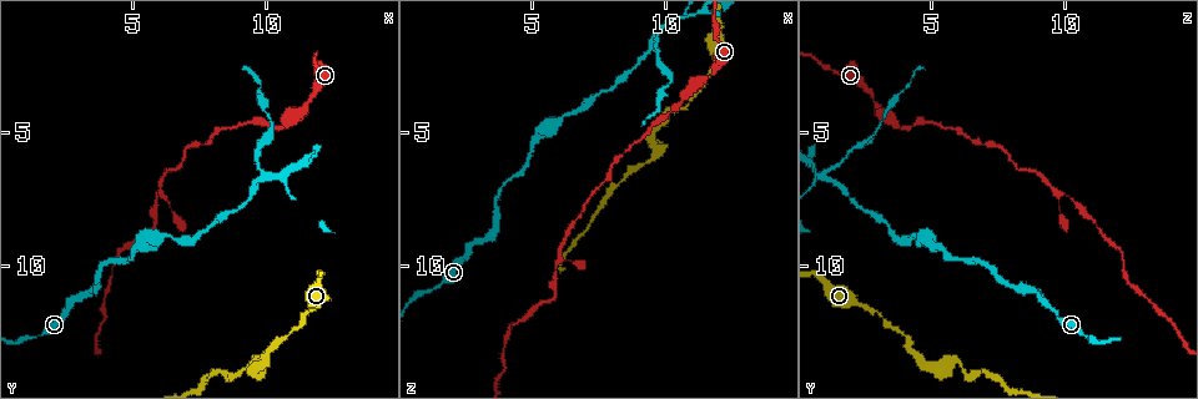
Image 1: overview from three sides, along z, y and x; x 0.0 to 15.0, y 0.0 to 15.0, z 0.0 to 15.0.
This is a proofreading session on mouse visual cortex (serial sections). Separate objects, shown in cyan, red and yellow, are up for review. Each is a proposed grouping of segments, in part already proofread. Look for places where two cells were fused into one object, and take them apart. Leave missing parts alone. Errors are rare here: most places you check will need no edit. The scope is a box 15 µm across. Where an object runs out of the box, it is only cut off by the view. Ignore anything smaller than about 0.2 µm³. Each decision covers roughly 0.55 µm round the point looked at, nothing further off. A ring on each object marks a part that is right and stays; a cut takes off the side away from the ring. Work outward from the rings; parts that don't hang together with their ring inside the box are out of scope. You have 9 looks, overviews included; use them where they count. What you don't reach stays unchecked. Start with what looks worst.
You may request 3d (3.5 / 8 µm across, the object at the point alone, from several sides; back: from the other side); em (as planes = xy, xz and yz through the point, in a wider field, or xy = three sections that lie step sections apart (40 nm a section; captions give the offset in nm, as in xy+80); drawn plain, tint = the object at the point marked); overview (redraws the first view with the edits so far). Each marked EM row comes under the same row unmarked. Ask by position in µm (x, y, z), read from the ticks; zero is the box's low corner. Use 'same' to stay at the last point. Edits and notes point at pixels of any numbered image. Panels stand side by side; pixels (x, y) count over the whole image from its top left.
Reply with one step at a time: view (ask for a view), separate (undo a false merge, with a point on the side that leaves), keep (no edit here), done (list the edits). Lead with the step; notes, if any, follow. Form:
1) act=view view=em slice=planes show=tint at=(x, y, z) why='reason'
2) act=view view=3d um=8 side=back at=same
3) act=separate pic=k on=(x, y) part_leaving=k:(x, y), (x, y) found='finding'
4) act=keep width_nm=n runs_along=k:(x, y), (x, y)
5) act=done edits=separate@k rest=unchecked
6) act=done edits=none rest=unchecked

act=view view=3d um=3.5 at=(9.8, 6.6, 1.1) why='sharp bend'

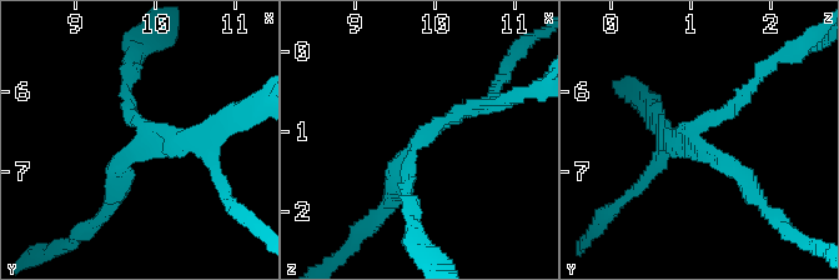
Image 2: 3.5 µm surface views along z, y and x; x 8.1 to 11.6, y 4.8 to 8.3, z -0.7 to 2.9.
act=view view=em slice=xy step=1 show=tint at=(9.80, 6.55, 1.05) arms=3 arm_widths_nm=150,200,250 why='now the EM'

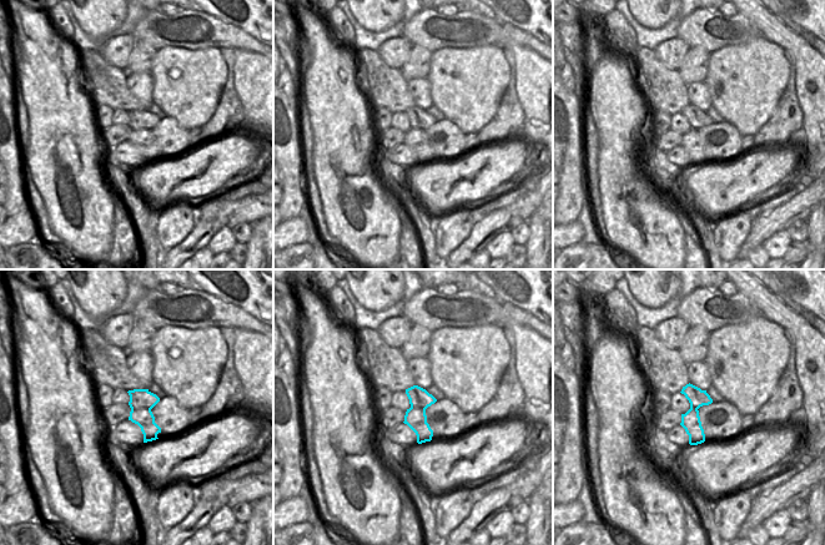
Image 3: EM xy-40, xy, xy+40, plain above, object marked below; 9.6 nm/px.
act=view view=em slice=planes show=tint at=same why='cut it another way'

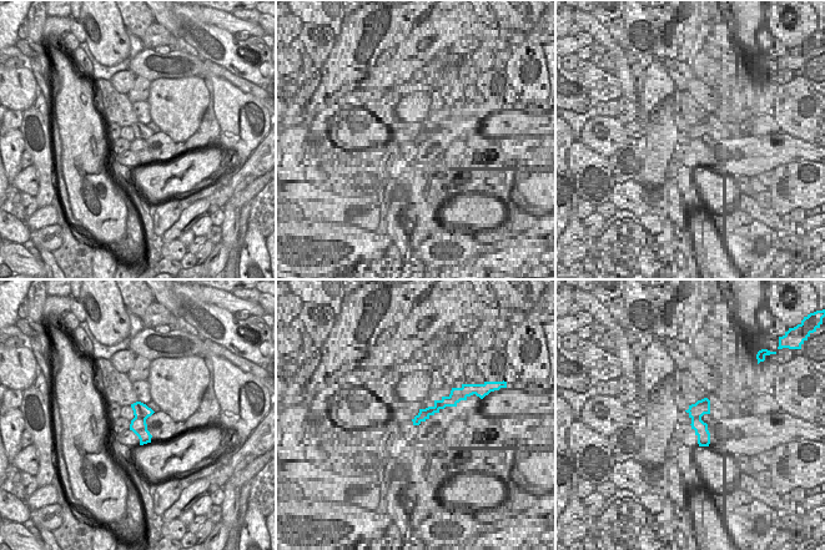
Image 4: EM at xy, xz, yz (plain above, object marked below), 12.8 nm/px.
act=separate pic=2 on=(642, 185) part_leaving=2:(696, 131), (782, 59) found='a second cell is stuck on'

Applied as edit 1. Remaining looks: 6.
act=view view=3d um=3.5 at=(9.7, 13.6, 5.8) why='abrupt turn'

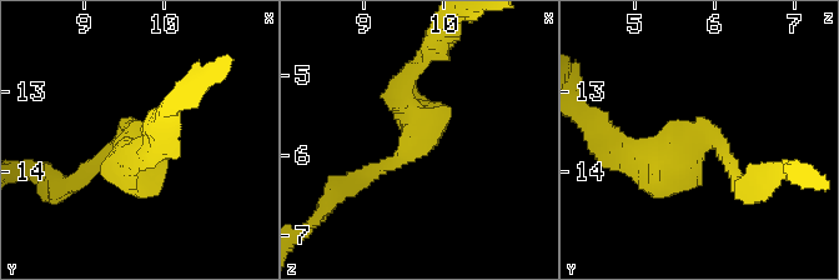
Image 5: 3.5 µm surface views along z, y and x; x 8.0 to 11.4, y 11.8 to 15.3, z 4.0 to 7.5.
act=view view=em slice=xy step=1 show=tint at=(9.65, 13.55, 5.75)

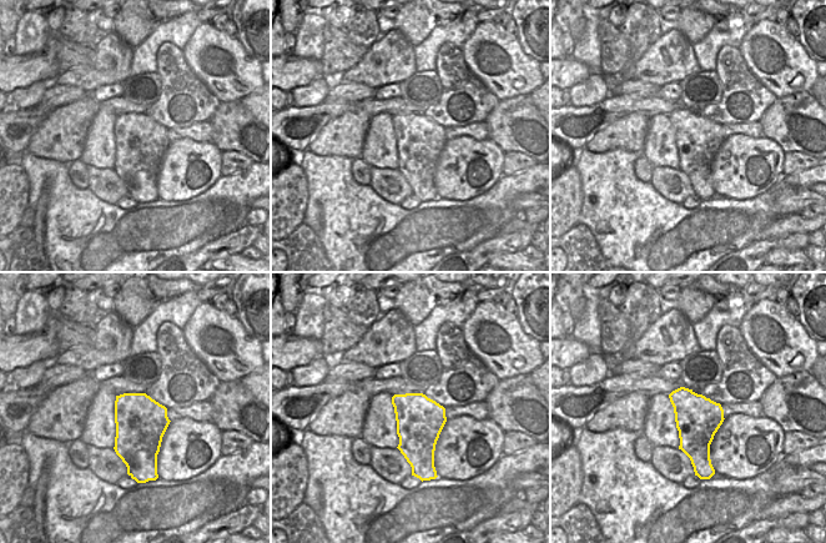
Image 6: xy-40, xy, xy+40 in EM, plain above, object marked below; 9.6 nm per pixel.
act=view view=em slice=planes show=tint at=same why='another direction'

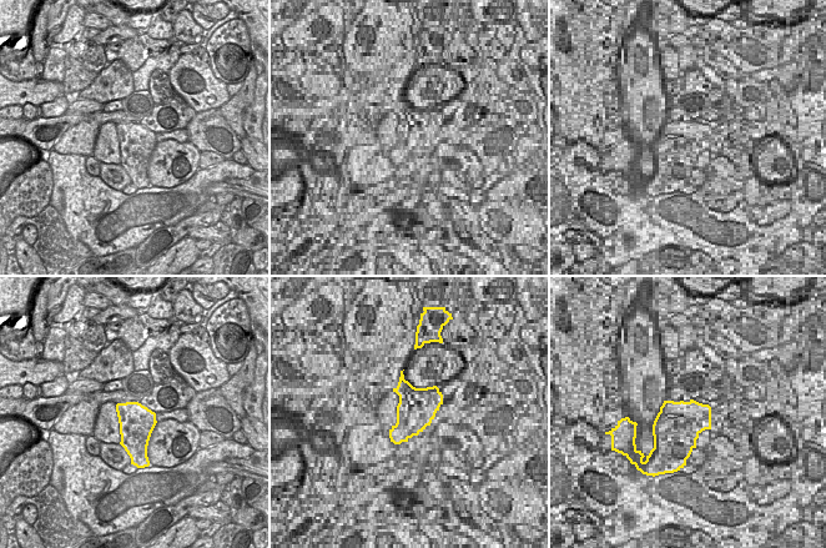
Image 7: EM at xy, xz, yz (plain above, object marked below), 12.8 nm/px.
act=keep width_nm=440 runs_along=5:(413, 70), (417, 144), (363, 180) found='continuous, no second cell'

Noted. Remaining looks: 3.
act=view view=3d um=8 at=(10.5, 4.9, 3.8) why='a narrow waist'

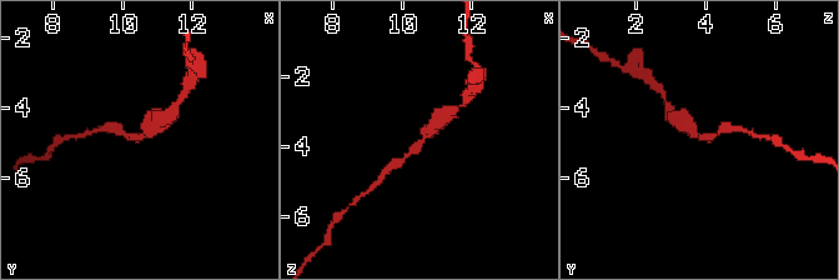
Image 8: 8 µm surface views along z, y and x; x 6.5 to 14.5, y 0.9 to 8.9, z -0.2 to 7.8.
act=view view=em slice=xy step=1 show=tint at=(10.5, 4.8, 3.8)

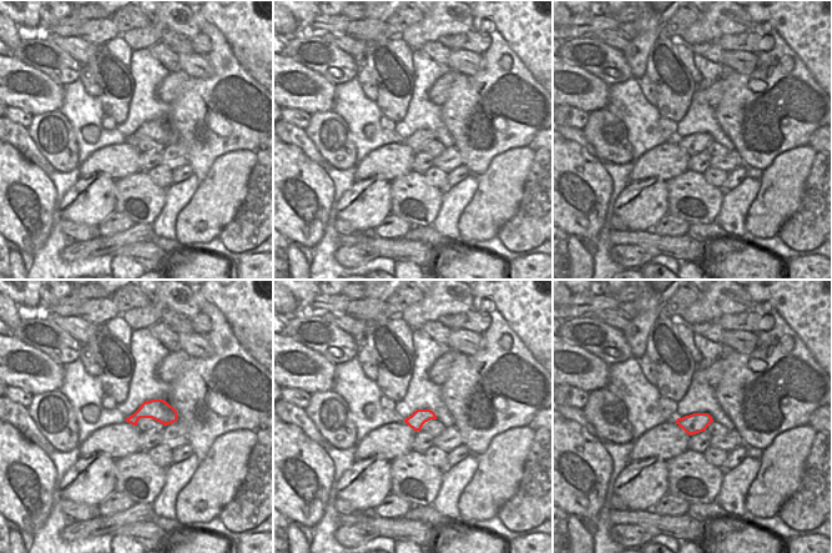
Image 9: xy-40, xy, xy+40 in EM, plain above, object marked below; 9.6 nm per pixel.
act=keep runs_along=8:(442, 118), (395, 165) found='continuous, no second cell'

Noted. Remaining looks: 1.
act=done edits=separate@2 rest=unchecked

